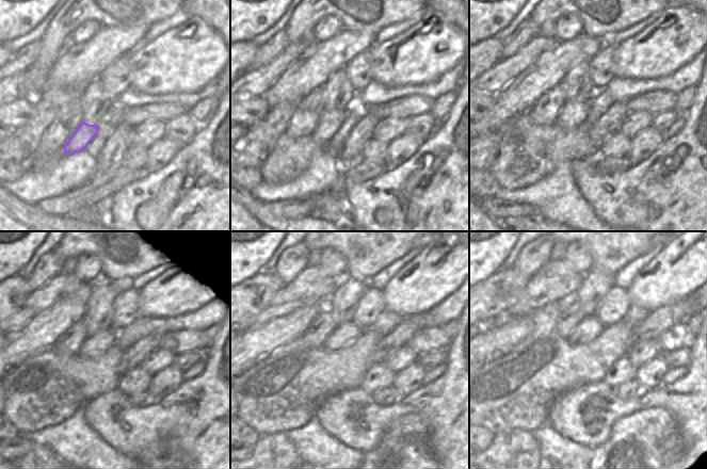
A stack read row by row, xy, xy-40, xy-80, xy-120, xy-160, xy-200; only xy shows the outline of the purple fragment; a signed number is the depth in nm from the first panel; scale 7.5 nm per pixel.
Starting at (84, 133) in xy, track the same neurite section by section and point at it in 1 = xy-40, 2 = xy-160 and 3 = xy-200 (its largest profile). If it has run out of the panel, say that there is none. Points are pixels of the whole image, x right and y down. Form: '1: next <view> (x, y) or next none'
1: next xy-40 (330, 120)
2: next xy-160 (344, 335)
3: next xy-200 (590, 328)

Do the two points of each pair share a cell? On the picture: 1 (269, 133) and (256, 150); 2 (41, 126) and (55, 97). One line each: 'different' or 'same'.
1: same
2: same

